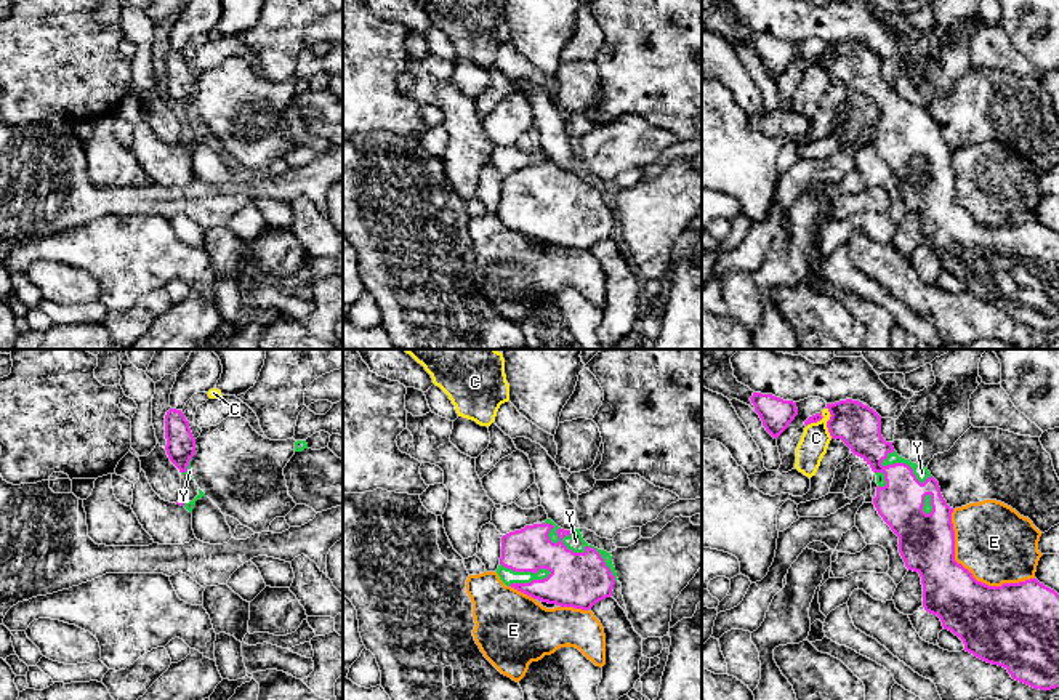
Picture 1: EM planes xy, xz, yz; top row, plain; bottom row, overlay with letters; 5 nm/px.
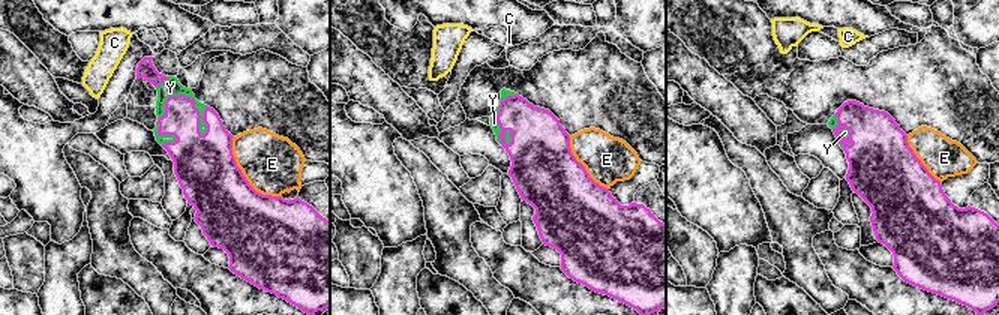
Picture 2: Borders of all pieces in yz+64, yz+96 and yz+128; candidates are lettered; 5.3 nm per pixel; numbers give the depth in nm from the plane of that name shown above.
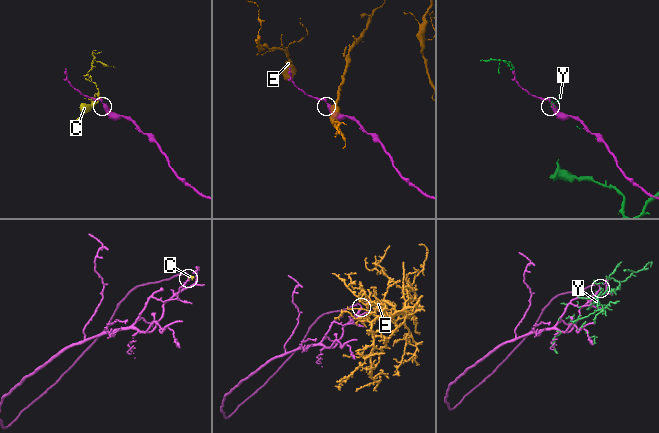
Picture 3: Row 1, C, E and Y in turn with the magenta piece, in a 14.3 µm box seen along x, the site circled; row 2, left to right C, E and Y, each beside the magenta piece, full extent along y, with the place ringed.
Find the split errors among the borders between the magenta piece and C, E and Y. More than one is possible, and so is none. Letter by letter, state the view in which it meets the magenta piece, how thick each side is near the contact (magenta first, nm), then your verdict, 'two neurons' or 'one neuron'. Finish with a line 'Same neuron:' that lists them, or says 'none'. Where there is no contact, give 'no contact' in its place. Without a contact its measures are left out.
C: meets magenta in yz; 220 nm thick on the magenta side, 140 nm on the other; two neurons
E: meets magenta in yz; 340 nm thick on the magenta side, 380 nm on the other; two neurons
Y: meets magenta in xz; 280 nm thick on the magenta side, 90 nm on the other; one neuron
Same neuron: Y

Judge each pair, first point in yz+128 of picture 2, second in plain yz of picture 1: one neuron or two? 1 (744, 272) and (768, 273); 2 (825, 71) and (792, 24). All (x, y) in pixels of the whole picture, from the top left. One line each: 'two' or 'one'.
1: one
2: two

